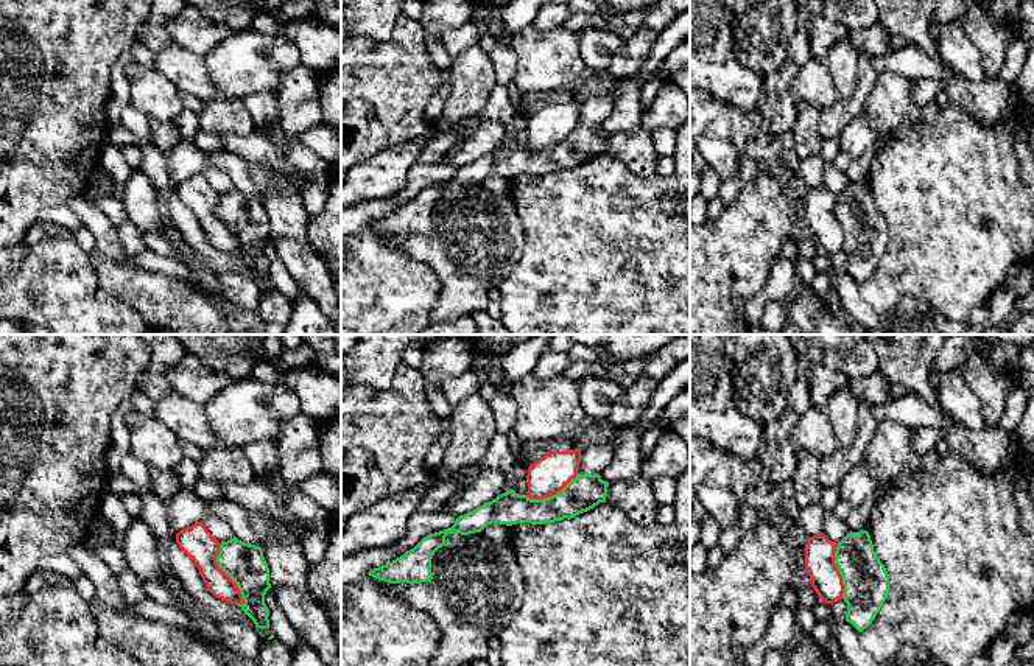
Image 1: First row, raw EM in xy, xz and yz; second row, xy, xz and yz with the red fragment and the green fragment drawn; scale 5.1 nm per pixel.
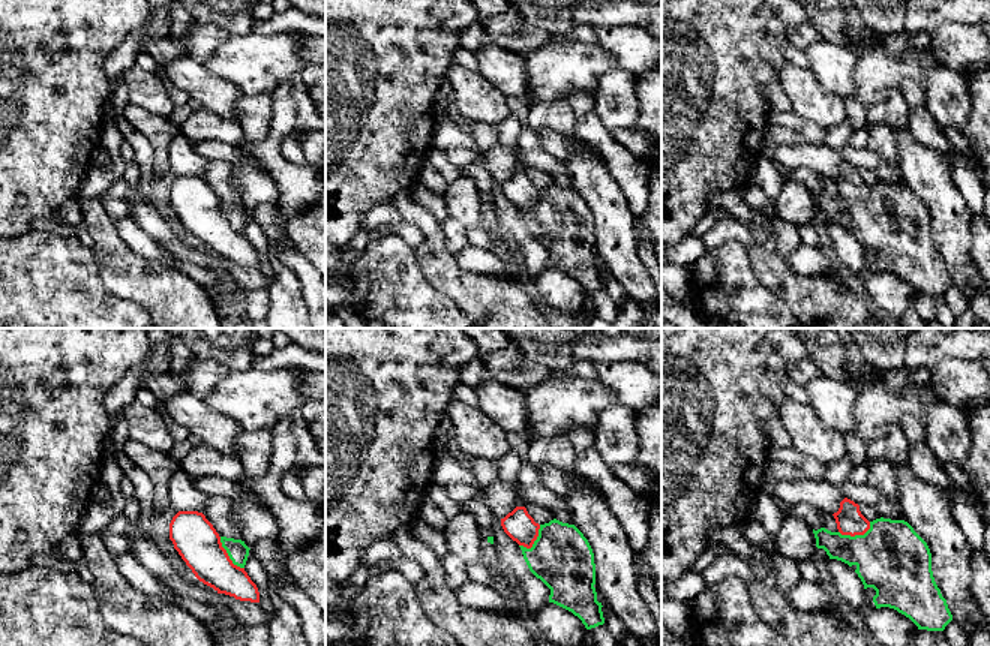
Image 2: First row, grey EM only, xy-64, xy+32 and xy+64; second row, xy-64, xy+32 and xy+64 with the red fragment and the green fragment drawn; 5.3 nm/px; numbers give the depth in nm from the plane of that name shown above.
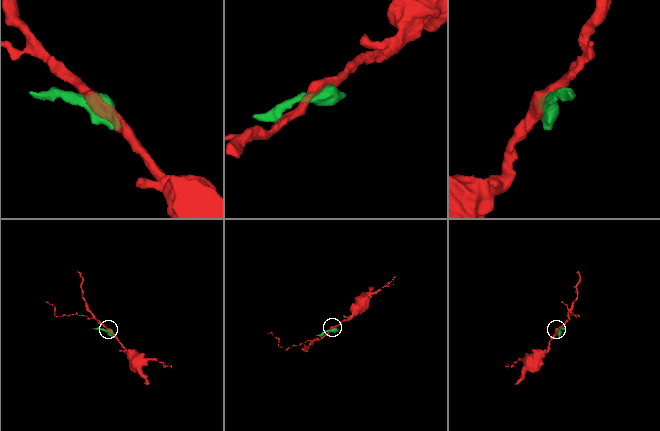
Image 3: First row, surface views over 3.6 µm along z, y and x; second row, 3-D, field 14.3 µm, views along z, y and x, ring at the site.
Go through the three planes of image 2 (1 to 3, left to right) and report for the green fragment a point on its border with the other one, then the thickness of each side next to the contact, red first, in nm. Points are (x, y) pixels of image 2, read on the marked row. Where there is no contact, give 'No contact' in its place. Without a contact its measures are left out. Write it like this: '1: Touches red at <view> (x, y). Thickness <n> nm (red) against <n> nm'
1: Touches red at xy-64 (227, 555). Thickness 240 nm (red) against 110 nm
2: Touches red at xy+32 (534, 540). Thickness 160 nm (red) against 320 nm
3: Touches red at xy+64 (857, 534). Thickness 150 nm (red) against 380 nm

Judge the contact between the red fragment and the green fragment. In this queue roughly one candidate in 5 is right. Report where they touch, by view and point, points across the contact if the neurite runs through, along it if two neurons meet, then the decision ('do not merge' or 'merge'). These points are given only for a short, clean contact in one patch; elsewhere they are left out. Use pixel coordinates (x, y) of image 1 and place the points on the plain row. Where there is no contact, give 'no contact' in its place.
contact xy (226, 226); do not merge

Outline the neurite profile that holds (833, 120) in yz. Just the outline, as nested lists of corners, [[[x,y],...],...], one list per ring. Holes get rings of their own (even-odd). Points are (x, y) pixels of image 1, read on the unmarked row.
[[[860,53],[858,86],[849,100],[839,98],[830,107],[819,112],[818,131],[822,138],[838,138],[841,132],[863,112],[864,100],[872,92],[878,72],[874,58]]]

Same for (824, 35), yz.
[[[814,17],[810,26],[811,59],[821,61],[838,40],[847,39],[847,34],[846,26]]]

